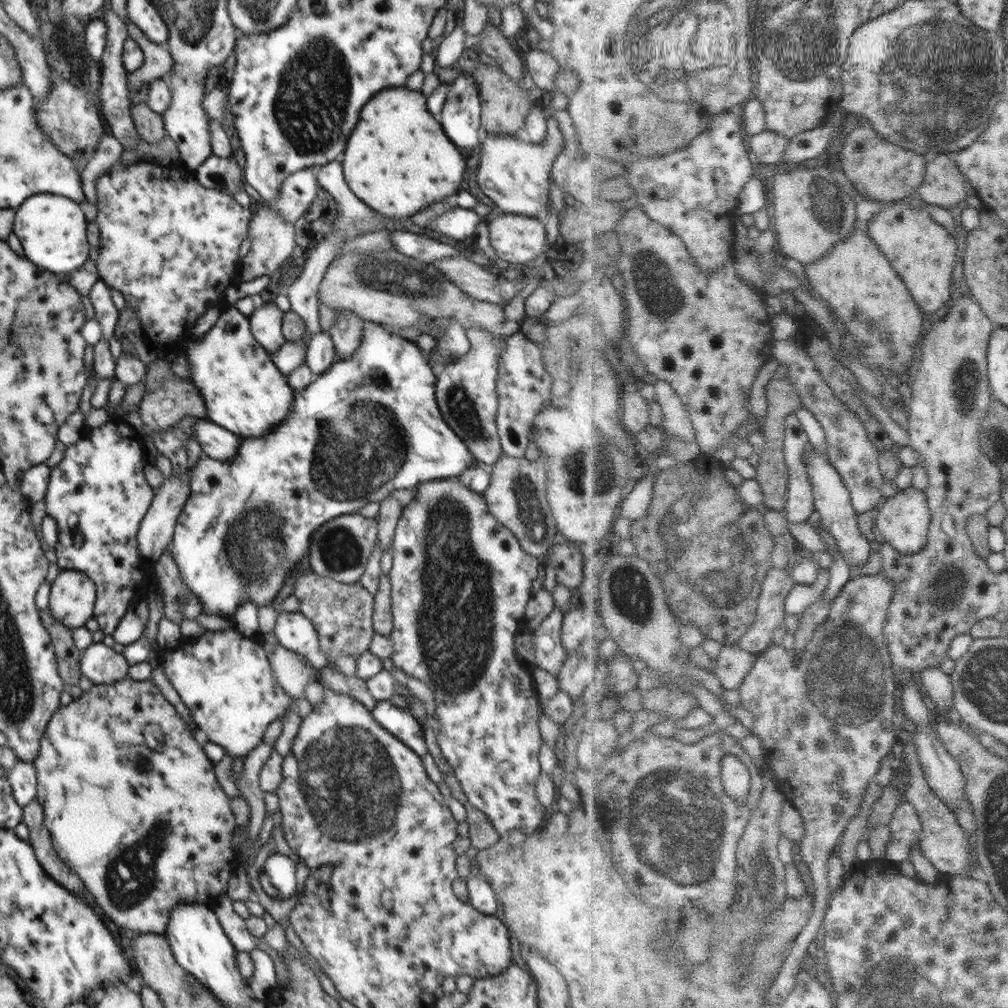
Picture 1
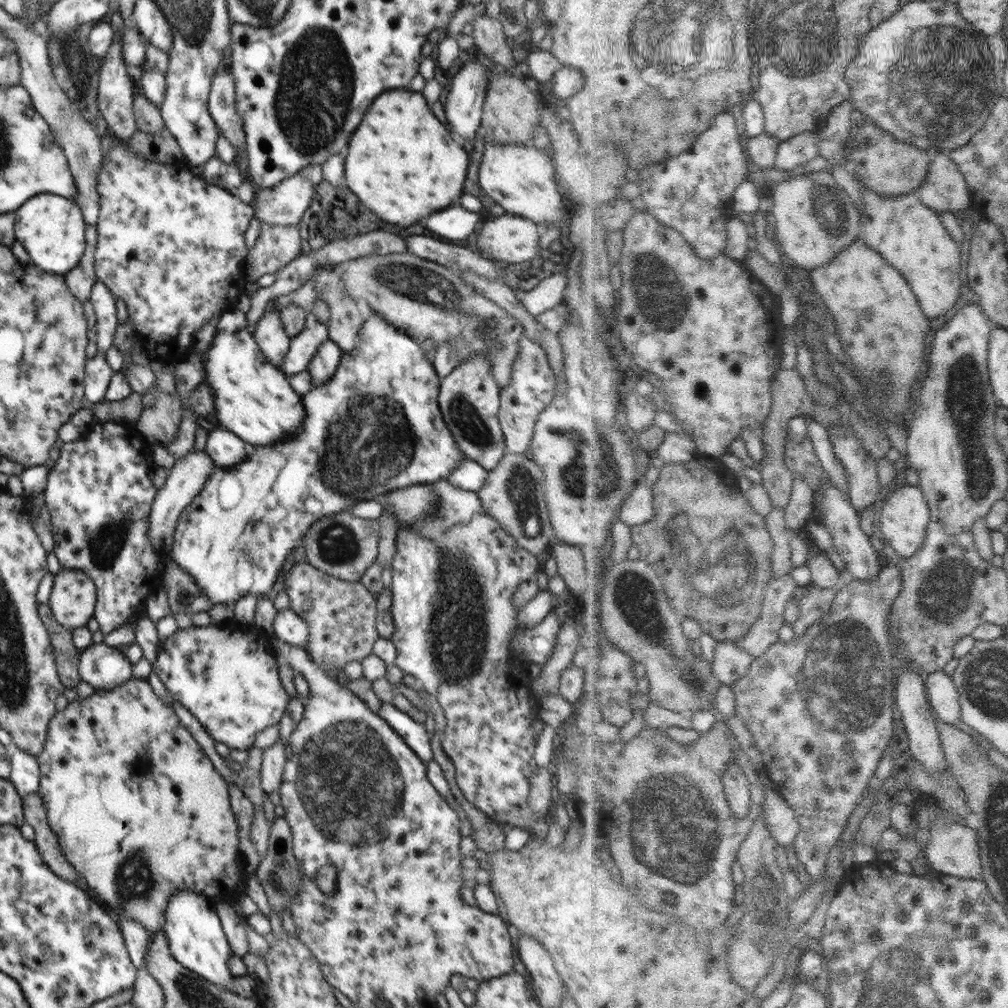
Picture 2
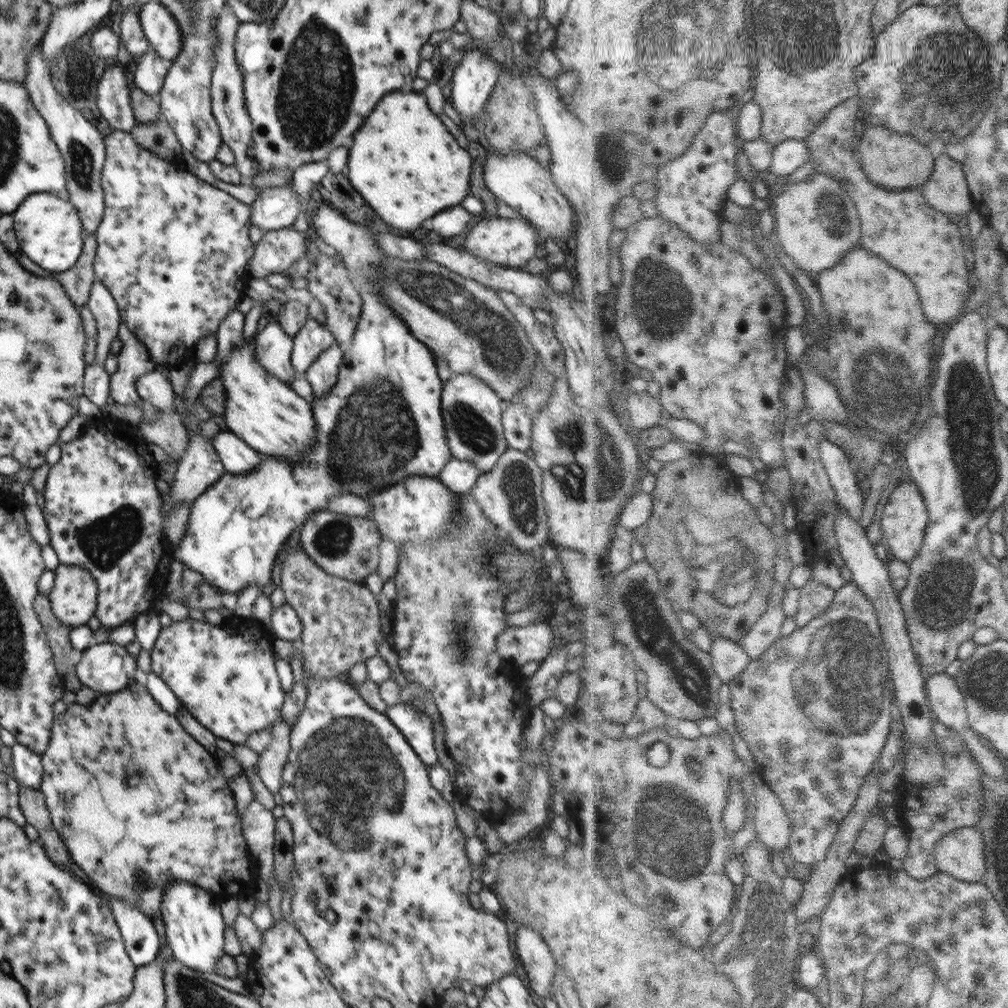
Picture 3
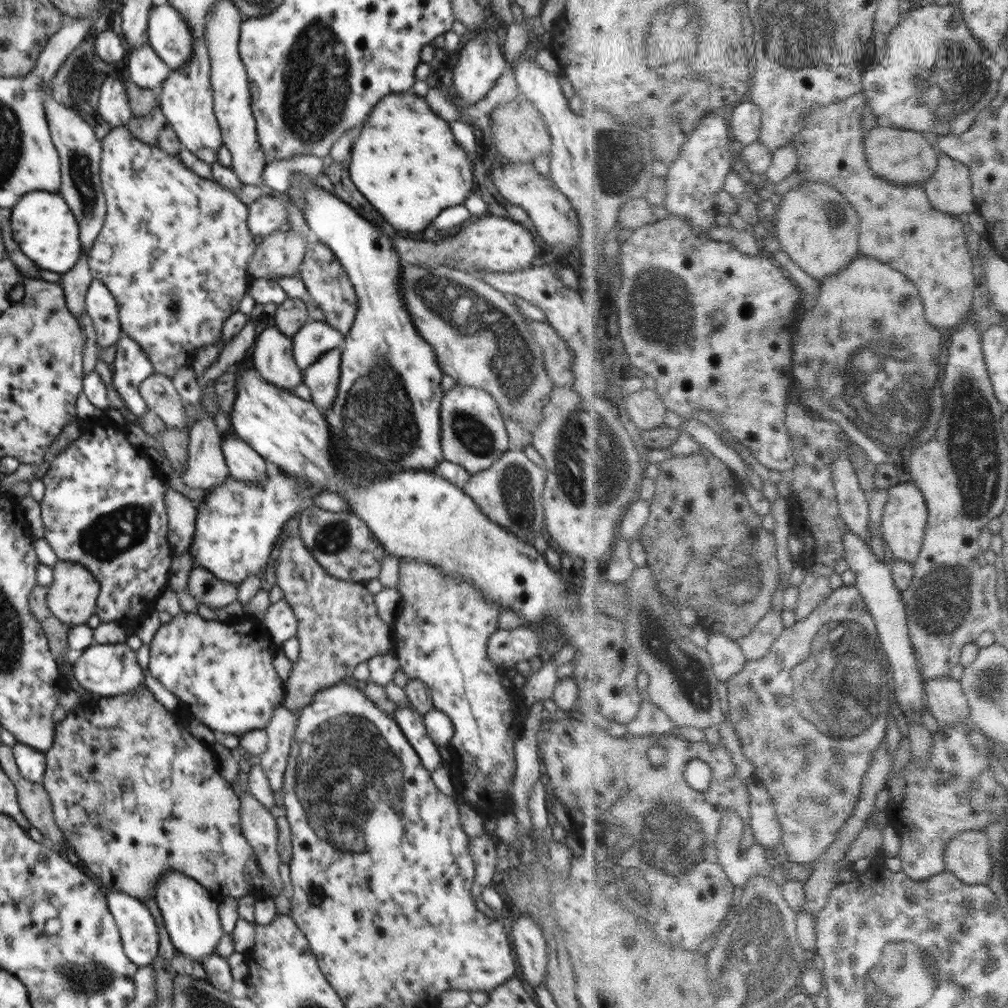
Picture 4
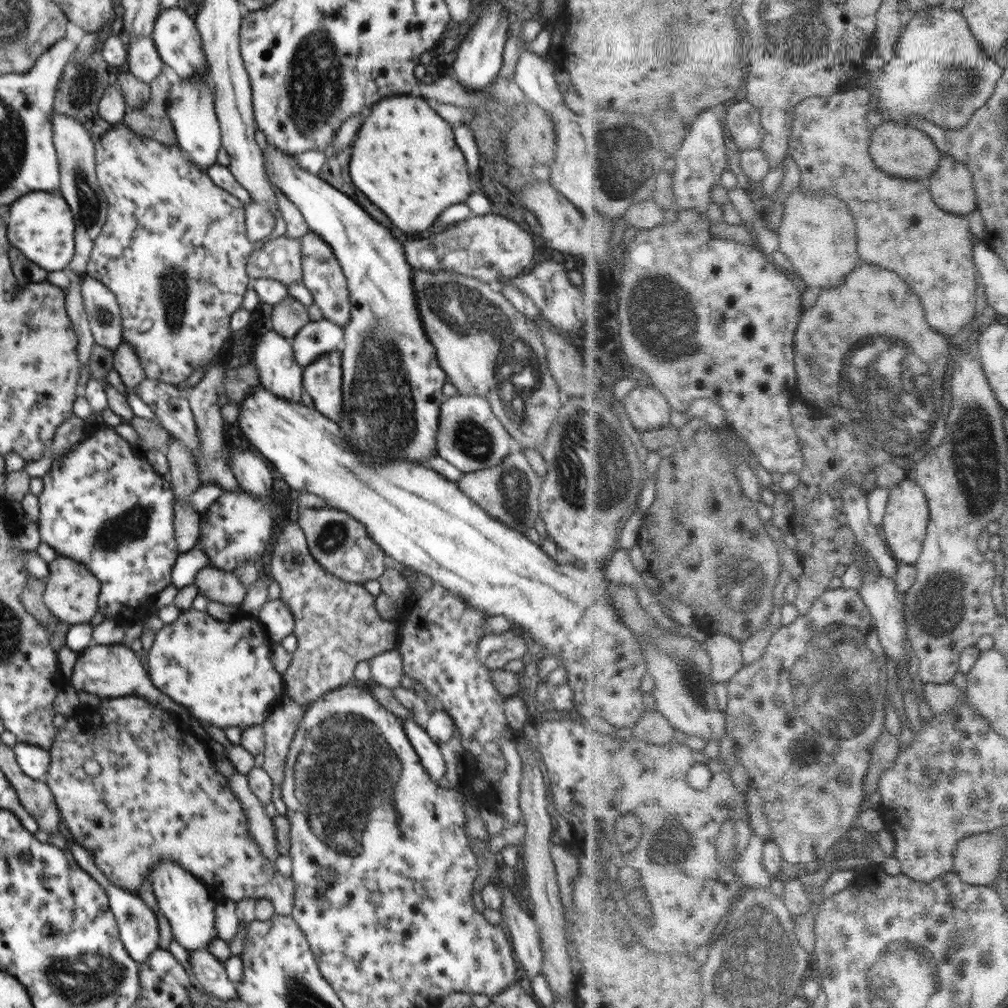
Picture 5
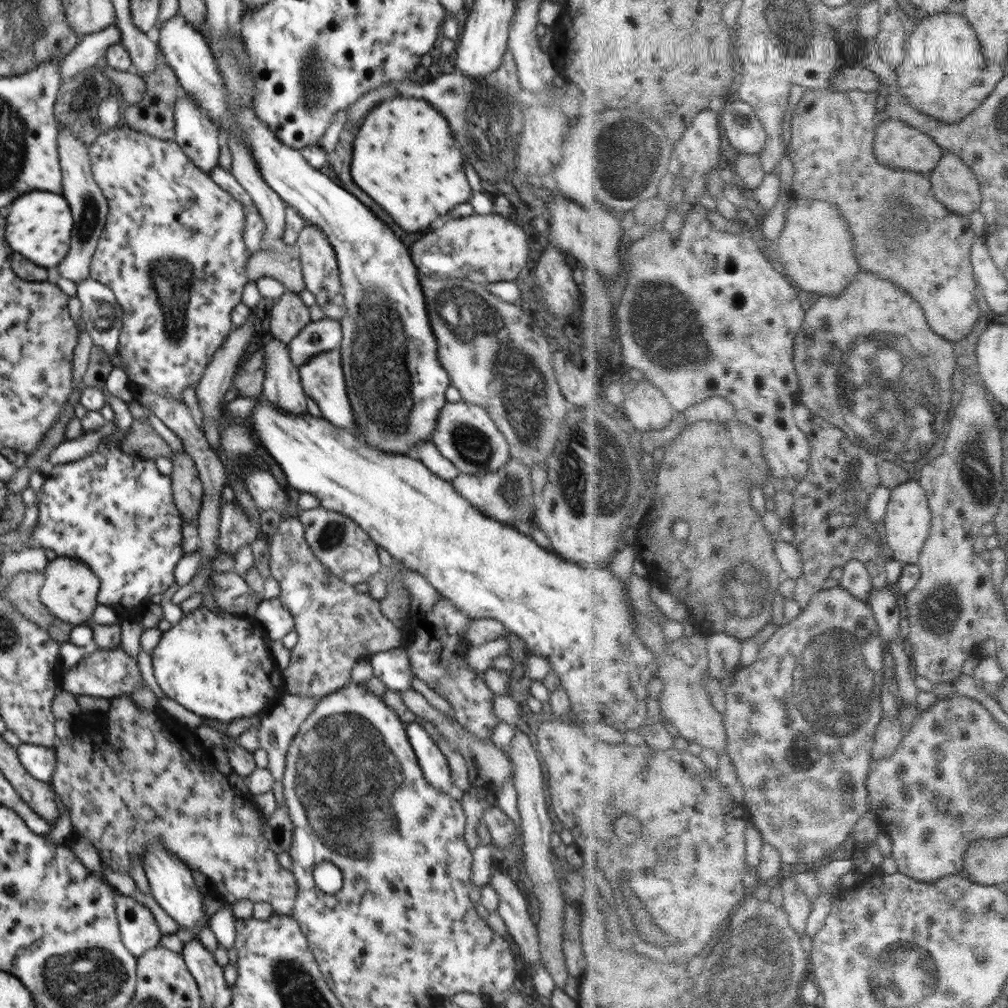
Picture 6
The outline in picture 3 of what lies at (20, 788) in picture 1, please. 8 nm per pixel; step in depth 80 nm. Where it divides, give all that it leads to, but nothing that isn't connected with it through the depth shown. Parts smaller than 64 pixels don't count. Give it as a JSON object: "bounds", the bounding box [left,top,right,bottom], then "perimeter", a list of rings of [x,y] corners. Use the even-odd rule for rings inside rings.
{"bounds":[11,744,43,789],"perimeter":[[[23,744],[11,746],[12,776],[20,786],[28,789],[39,789],[43,777],[41,755],[36,754]]]}

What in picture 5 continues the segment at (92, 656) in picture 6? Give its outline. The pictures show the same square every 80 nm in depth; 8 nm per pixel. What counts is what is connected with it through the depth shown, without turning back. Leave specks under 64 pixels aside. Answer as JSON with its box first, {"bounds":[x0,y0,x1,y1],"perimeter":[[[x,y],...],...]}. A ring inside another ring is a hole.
{"bounds":[65,643,193,722],"perimeter":[[[93,643],[92,646],[84,649],[76,661],[71,676],[67,678],[65,686],[71,686],[76,691],[84,690],[88,694],[96,694],[102,699],[140,695],[166,709],[175,720],[190,722],[193,717],[186,707],[175,703],[167,694],[153,685],[144,665],[140,663],[139,655],[124,644],[98,645]]]}

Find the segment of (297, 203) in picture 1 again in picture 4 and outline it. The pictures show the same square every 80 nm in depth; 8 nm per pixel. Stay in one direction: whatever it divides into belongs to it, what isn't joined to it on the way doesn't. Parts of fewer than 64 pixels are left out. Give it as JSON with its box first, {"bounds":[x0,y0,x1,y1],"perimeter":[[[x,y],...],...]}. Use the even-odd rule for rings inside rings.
{"bounds":[247,194,287,237],"perimeter":[[[263,194],[259,199],[247,205],[247,227],[253,236],[265,237],[280,230],[280,225],[287,222],[287,200],[281,196]]]}

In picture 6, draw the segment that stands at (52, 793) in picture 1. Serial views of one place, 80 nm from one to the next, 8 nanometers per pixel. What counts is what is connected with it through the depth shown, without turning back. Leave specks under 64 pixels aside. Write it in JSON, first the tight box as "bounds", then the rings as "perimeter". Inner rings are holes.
{"bounds":[50,695,298,915],"perimeter":[[[123,695],[114,697],[110,699],[110,710],[108,711],[108,734],[110,734],[110,738],[108,738],[108,744],[102,748],[102,752],[98,752],[98,754],[86,752],[86,746],[84,746],[84,748],[78,746],[78,744],[82,744],[80,738],[76,738],[76,740],[71,740],[70,742],[60,741],[55,746],[57,765],[50,784],[56,796],[58,796],[60,807],[68,806],[68,810],[70,810],[72,828],[73,831],[77,833],[74,838],[88,839],[88,842],[98,850],[102,863],[106,864],[106,866],[110,866],[114,871],[126,871],[128,874],[130,866],[134,864],[134,860],[144,860],[144,856],[146,856],[146,846],[148,846],[150,842],[154,842],[154,839],[160,839],[160,842],[166,846],[166,850],[172,852],[178,860],[182,860],[190,870],[194,869],[202,872],[209,882],[217,888],[220,896],[223,896],[229,904],[234,904],[240,900],[250,900],[252,903],[263,901],[270,904],[276,914],[291,915],[295,907],[298,893],[297,881],[292,872],[280,866],[277,860],[277,854],[269,848],[267,839],[264,839],[264,836],[262,836],[262,824],[260,824],[260,822],[263,818],[261,812],[255,809],[255,807],[252,807],[252,812],[250,812],[248,806],[244,806],[242,800],[236,798],[236,794],[234,794],[235,790],[230,788],[231,784],[227,776],[218,774],[216,770],[210,770],[210,772],[208,772],[208,770],[206,770],[206,760],[202,758],[202,754],[200,754],[200,760],[192,760],[192,756],[188,754],[188,750],[182,748],[184,742],[182,742],[182,744],[172,742],[172,740],[170,740],[170,734],[164,731],[160,716],[158,710],[147,712],[147,710],[139,708],[131,699],[130,695],[126,697],[123,697]],[[82,750],[84,750],[84,756],[88,756],[90,764],[96,762],[98,768],[96,768],[96,766],[92,766],[92,768],[86,768],[86,766],[84,766],[84,770],[82,770],[82,756],[76,756],[76,754],[82,754]]]}

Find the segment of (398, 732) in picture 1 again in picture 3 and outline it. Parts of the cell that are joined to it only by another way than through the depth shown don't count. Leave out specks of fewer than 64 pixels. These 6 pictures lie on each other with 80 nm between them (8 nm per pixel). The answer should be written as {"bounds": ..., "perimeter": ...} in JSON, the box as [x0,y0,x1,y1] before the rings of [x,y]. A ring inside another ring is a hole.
{"bounds":[385,702,438,768],"perimeter":[[[410,702],[389,705],[385,715],[402,732],[410,746],[428,768],[438,764],[432,718],[424,712],[413,709]]]}

